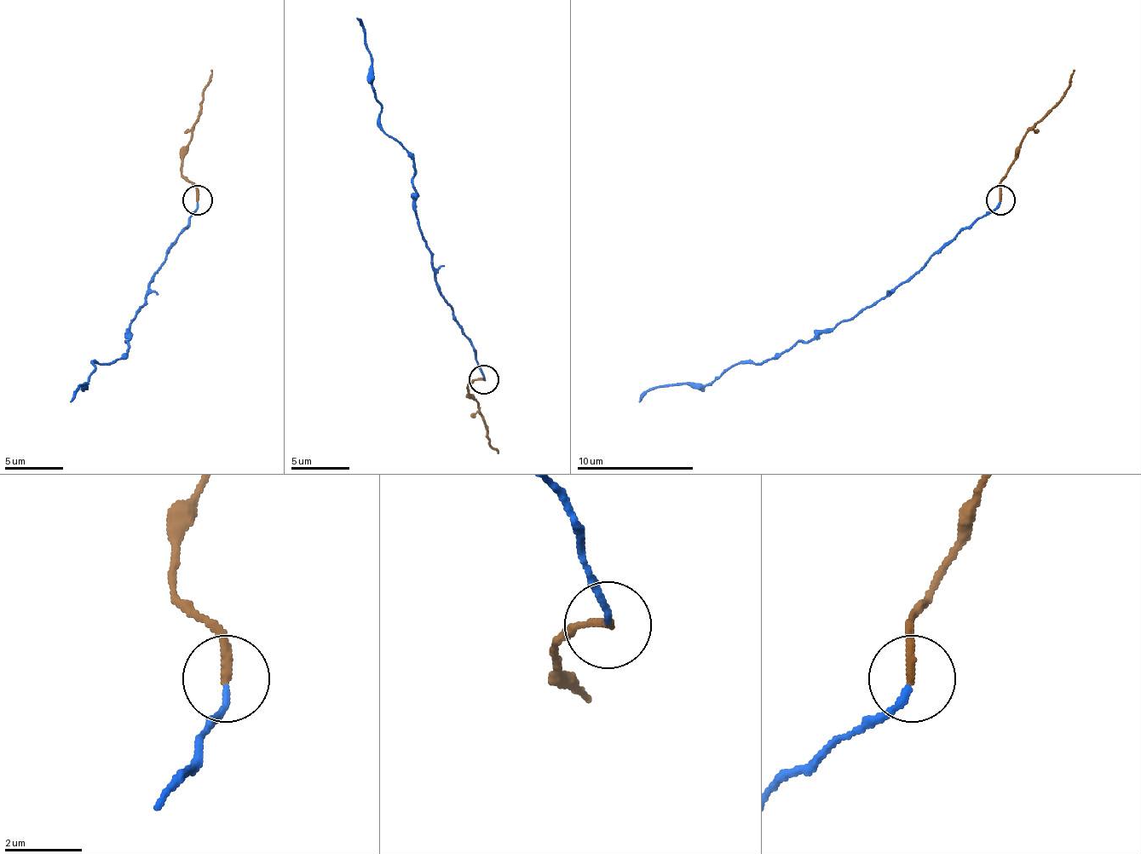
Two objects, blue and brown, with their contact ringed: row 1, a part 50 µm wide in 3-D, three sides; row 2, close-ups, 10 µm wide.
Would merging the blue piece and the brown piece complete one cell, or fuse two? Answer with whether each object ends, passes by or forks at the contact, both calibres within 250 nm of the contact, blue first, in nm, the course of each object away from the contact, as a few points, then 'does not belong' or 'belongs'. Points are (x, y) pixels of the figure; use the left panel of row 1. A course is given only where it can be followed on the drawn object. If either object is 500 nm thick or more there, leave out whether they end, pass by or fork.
blue ends; brown ends; calibres 160 and 240 nm; course blue (198, 200), (151, 276), (146, 302), (128, 329), (128, 352), (111, 364), (93, 364), (70, 402); course brown (198, 200), (198, 189), (187, 177), (181, 163), (192, 134), (210, 69); belongs

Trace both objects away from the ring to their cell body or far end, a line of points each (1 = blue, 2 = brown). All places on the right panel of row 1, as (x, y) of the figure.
1: (999, 200), (911, 276), (832, 329), (821, 329), (762, 364), (727, 367), (706, 384), (651, 388), (639, 402)
2: (1001, 200), (1001, 177), (1024, 134), (1063, 95), (1074, 69)

